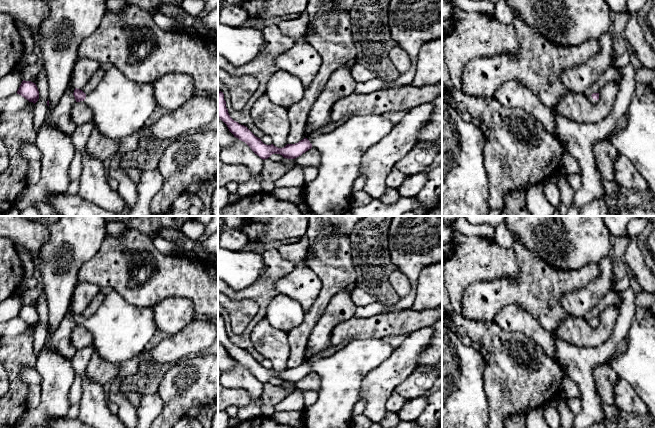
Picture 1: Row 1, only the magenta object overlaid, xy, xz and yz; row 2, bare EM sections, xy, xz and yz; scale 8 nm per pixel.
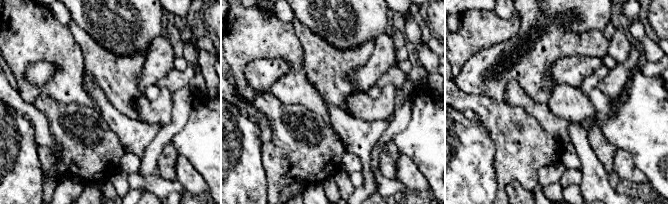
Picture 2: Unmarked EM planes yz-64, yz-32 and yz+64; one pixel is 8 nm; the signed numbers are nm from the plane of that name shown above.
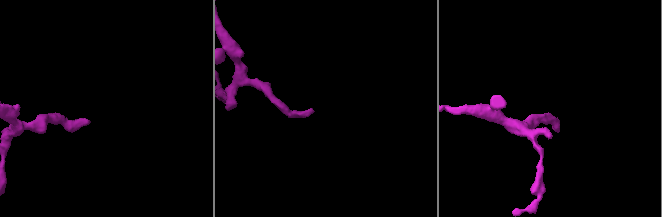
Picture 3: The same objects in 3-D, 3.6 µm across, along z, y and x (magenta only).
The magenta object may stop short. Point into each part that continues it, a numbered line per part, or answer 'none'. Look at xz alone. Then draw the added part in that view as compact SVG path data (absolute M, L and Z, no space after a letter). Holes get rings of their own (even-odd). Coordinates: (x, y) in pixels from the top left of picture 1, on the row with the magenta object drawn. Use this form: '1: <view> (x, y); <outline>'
1: xz (330, 194); M356 114L336 129L310 141L320 154L317 177L304 185L304 201L310 212L316 216L343 216L352 208L353 184L361 176L362 156L394 126L383 114Z

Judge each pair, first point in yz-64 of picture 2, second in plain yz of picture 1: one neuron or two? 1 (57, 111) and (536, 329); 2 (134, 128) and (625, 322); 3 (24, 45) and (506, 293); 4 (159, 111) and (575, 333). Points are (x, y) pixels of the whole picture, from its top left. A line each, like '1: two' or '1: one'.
1: two
2: one
3: two
4: one

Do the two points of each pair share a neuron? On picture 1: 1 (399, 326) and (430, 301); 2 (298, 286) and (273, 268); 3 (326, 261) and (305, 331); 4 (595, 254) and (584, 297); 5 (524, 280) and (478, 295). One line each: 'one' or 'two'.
1: two
2: two
3: one
4: two
5: one

